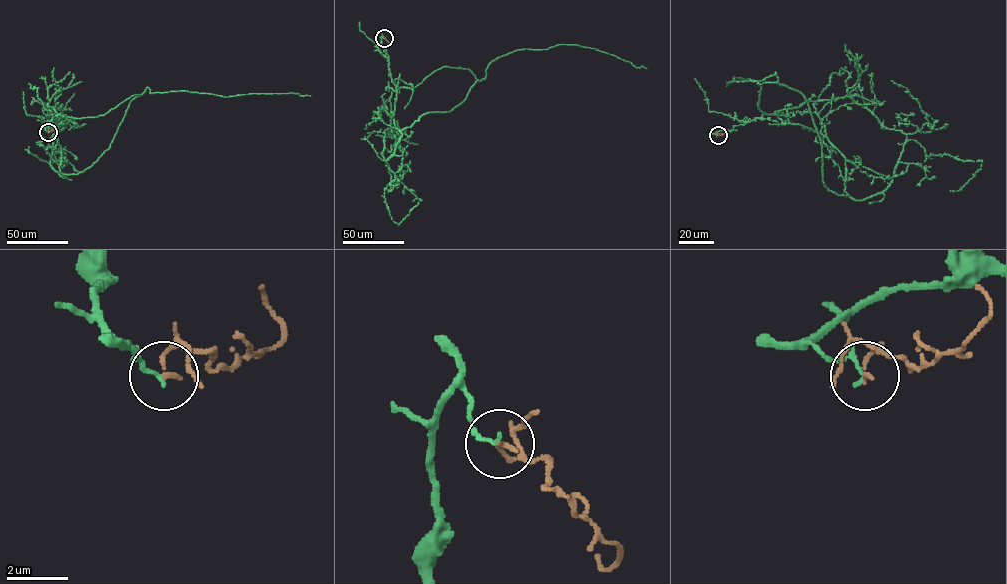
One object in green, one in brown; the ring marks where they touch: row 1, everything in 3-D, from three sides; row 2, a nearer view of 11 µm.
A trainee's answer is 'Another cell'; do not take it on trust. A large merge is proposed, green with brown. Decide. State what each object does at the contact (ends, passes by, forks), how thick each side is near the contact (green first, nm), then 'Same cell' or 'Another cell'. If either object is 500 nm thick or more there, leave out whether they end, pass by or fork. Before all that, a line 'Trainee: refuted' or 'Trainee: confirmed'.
Trainee: confirmed
At the ring green passes by. At the ring brown ends. Thickness 90 nm (green) against 160 nm. Another cell

